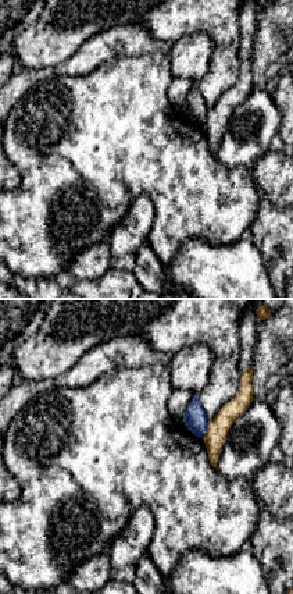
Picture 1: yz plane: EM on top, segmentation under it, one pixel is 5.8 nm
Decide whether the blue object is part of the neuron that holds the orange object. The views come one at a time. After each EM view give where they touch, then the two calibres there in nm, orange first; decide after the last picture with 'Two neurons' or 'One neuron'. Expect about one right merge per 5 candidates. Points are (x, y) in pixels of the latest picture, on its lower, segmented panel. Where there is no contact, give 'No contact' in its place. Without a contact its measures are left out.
Touches orange at (207, 430). Thickness 130 nm (orange) against 130 nm

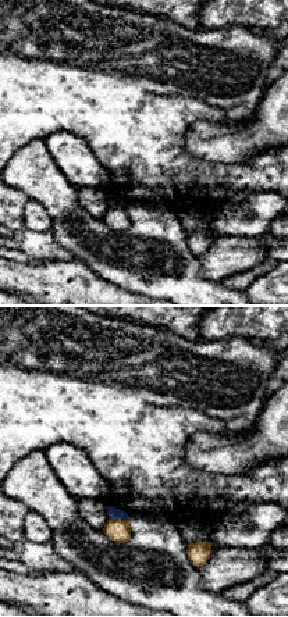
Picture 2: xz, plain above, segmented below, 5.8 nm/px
Touches orange at (118, 520). Thickness 130 nm (orange) against 70 nm

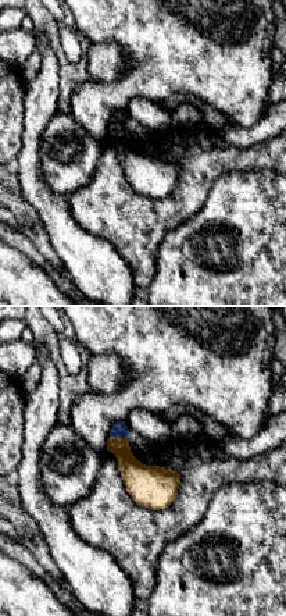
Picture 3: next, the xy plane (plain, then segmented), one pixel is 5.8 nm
Touches orange at (118, 438). Thickness 160 nm (orange) against 90 nm

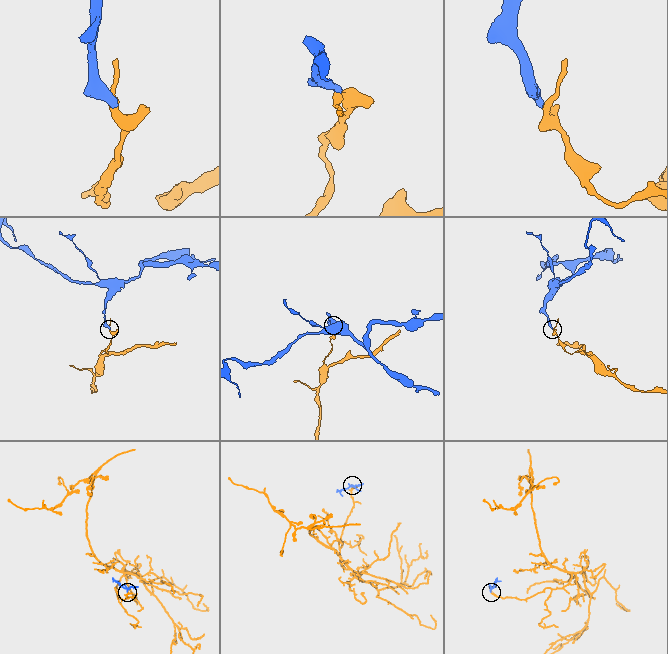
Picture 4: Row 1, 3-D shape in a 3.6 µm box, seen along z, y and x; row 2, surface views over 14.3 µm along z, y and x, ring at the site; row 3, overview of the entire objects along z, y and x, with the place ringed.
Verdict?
Two neurons

